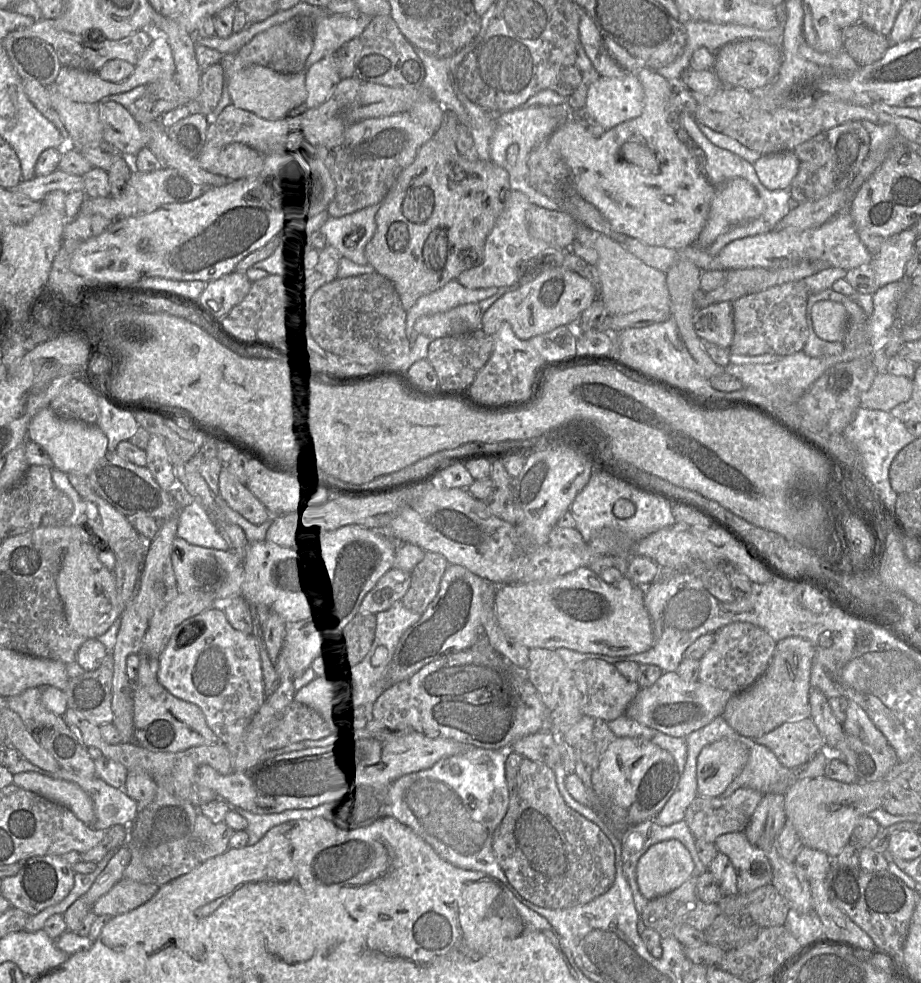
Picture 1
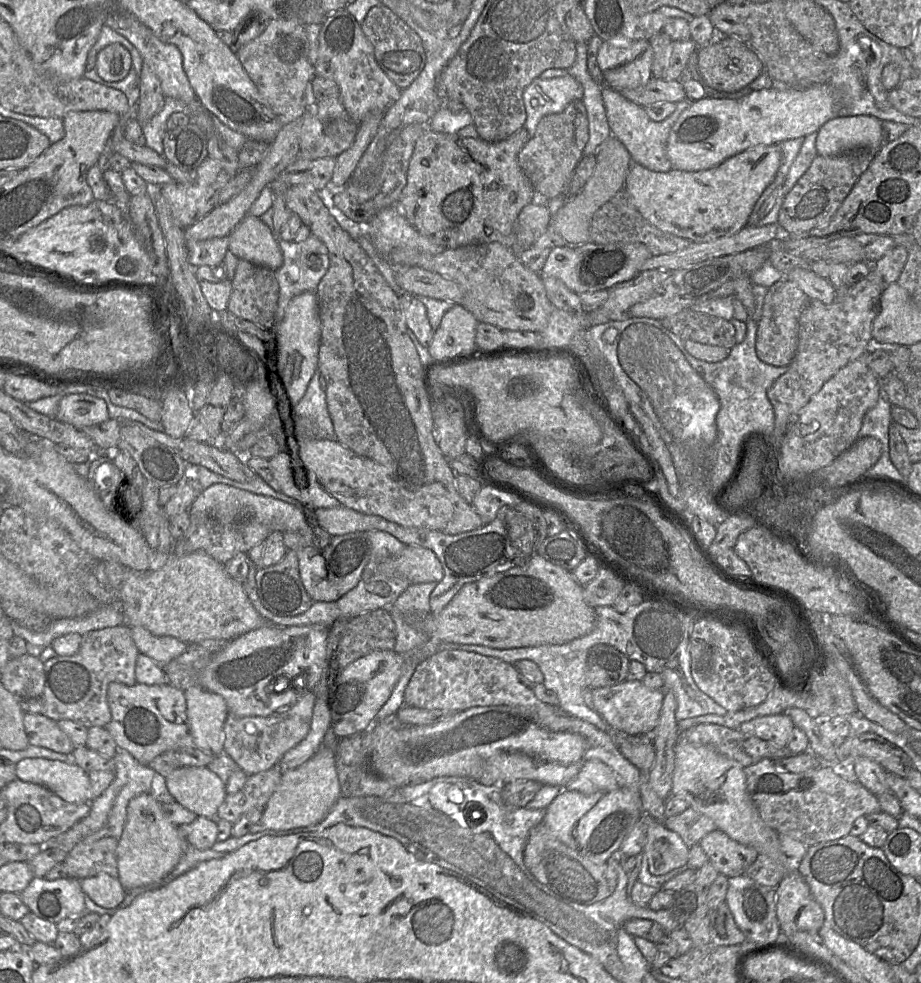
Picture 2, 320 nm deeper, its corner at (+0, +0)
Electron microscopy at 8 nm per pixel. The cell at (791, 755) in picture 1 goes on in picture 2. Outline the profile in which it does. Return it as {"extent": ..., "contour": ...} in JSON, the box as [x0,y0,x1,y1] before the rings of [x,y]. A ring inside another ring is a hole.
{"extent":[738,714,795,747],"contour":[[[786,714],[759,716],[742,723],[738,730],[777,746],[787,747],[795,724]]]}

